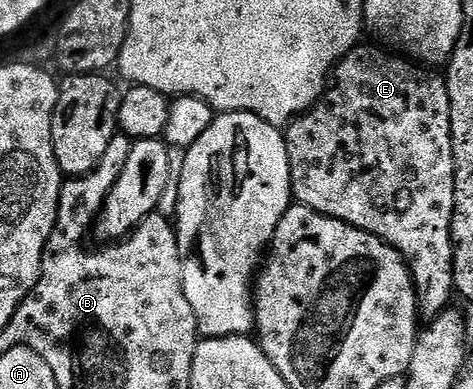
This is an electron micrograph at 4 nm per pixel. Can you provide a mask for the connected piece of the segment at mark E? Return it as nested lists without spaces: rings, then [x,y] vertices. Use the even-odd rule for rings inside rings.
[[[357,45],[343,59],[340,59],[339,62],[335,64],[335,70],[332,71],[329,76],[329,86],[324,90],[321,98],[311,106],[311,110],[305,111],[301,115],[296,115],[290,123],[286,124],[285,140],[287,143],[287,153],[289,155],[289,169],[291,170],[291,194],[294,202],[298,204],[298,206],[308,207],[317,213],[328,215],[337,221],[353,225],[357,229],[361,229],[365,233],[369,233],[373,237],[377,237],[381,241],[385,241],[389,244],[389,246],[407,262],[407,267],[411,271],[411,279],[415,283],[415,298],[419,300],[419,314],[424,320],[430,321],[452,306],[451,295],[454,296],[456,294],[455,278],[453,277],[453,253],[455,250],[451,244],[451,222],[453,221],[453,213],[455,212],[455,162],[453,161],[453,141],[451,140],[451,102],[449,101],[449,93],[447,92],[447,81],[442,74],[434,75],[434,73],[431,72],[434,70],[428,69],[426,66],[420,65],[410,58],[400,57],[398,54],[392,53],[387,49],[380,49],[378,46],[375,46],[376,48],[363,46],[364,45]]]

